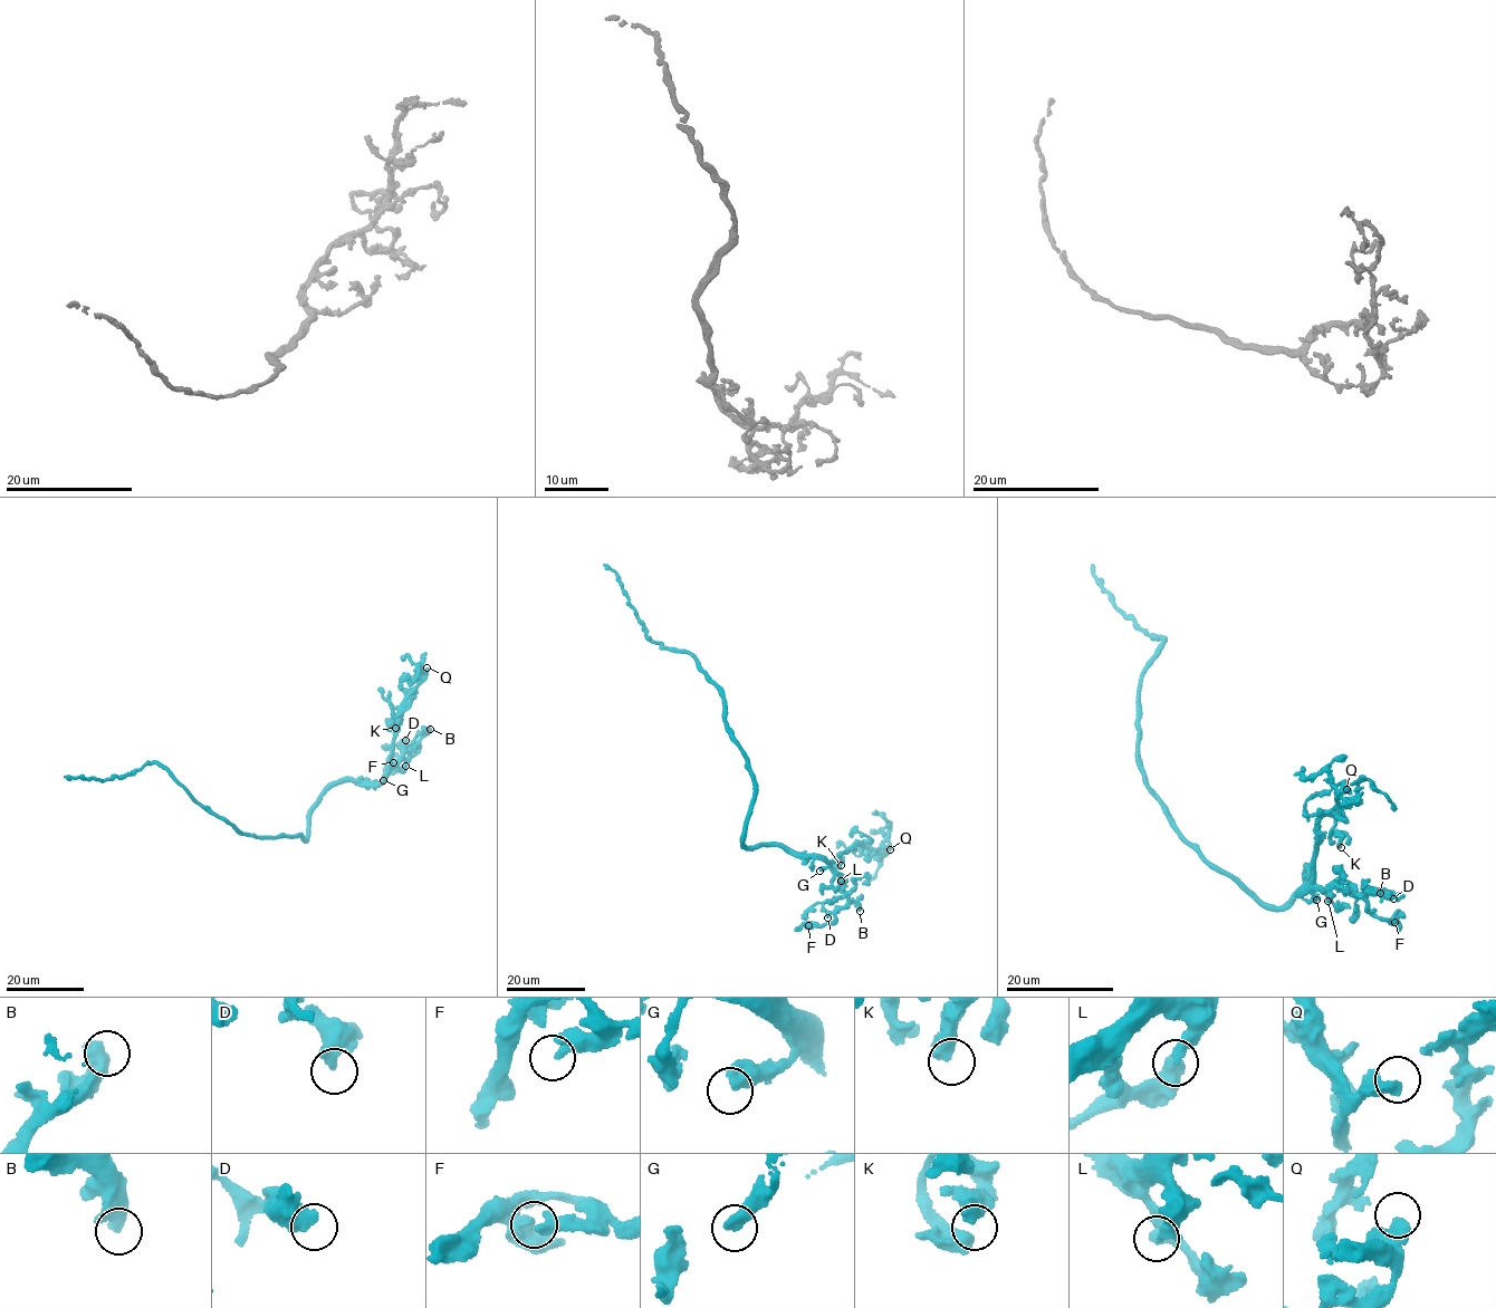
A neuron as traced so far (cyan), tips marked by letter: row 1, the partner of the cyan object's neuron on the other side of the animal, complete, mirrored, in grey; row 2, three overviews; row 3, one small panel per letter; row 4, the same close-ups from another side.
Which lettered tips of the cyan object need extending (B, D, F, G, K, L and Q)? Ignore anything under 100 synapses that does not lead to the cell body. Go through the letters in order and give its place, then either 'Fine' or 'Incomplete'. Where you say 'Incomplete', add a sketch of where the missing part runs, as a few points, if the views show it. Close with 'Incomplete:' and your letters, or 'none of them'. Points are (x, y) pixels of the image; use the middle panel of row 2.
B: Place: (860, 911). Incomplete. Course of what is missing: (860, 911), (856, 911), (862, 902), (865, 882), (852, 872)
D: Place: (827, 917). Fine
F: Place: (808, 925). Fine
G: Place: (820, 871). Fine
K: Place: (841, 865). Fine
L: Place: (841, 881). Fine
Q: Place: (890, 849). Fine
Incomplete: B

